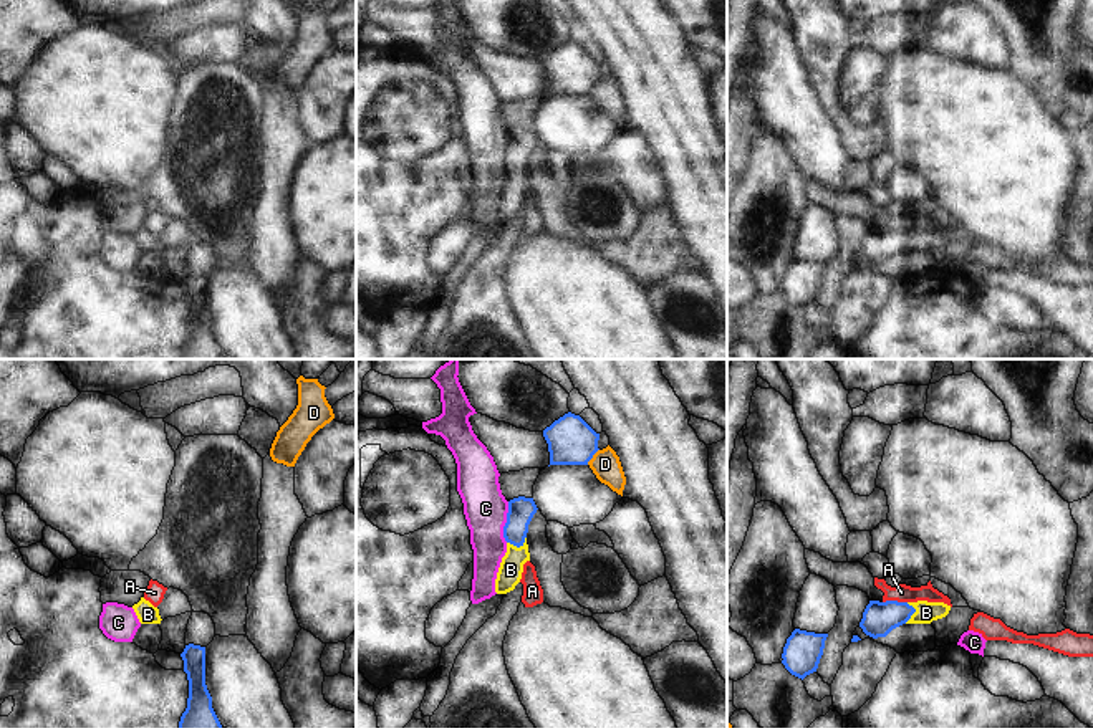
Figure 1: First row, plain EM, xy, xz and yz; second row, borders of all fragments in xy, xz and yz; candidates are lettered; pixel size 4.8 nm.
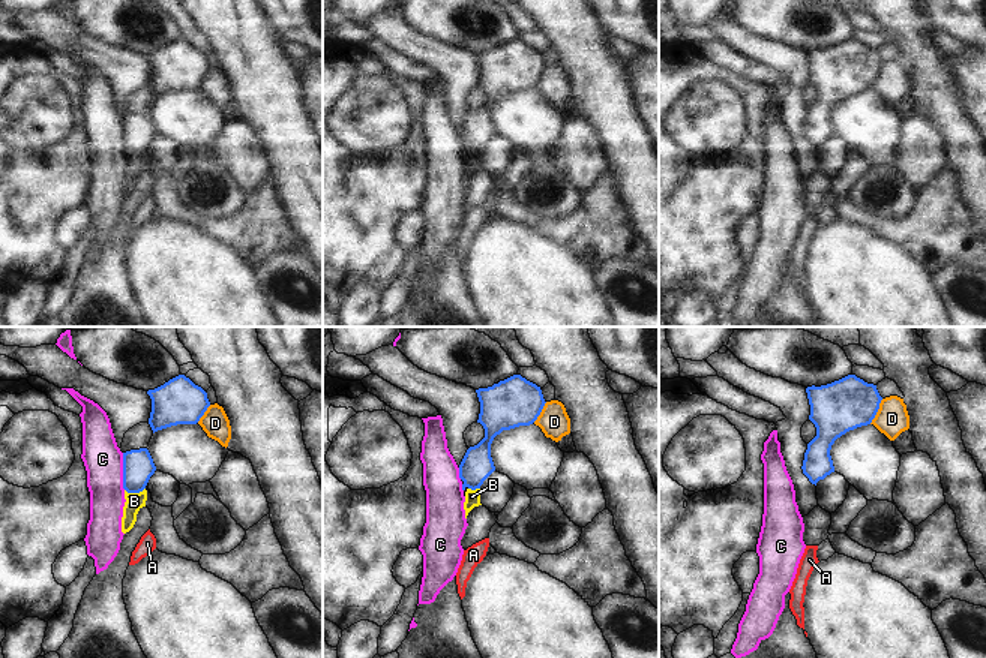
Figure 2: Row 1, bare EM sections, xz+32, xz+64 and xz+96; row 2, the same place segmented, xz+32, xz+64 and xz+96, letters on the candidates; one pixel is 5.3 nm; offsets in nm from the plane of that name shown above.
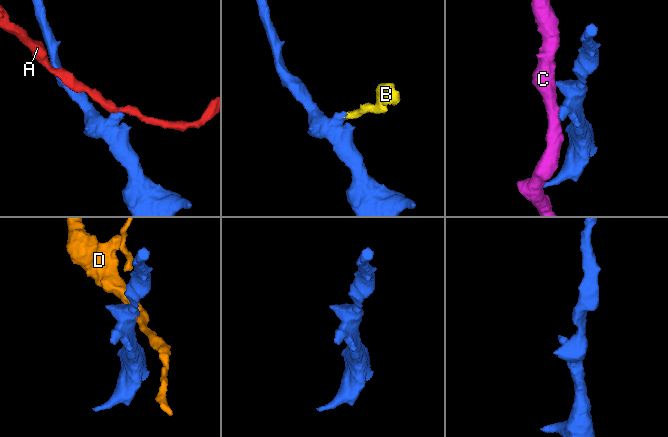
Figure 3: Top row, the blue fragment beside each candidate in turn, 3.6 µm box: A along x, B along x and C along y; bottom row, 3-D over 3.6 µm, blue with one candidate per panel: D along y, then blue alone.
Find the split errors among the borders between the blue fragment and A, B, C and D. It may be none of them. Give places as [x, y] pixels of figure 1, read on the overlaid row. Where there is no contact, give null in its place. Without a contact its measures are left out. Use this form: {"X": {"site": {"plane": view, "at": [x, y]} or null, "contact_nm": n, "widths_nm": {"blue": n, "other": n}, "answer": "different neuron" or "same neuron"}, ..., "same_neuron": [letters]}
{"A": {"site": {"plane": "yz", "at": [895, 601]}, "contact_nm": 120, "widths_nm": {"blue": 160, "other": 90}, "answer": "different neuron"}, "B": {"site": {"plane": "xz", "at": [517, 546]}, "contact_nm": 100, "widths_nm": {"blue": 130, "other": 120}, "answer": "same neuron"}, "C": {"site": {"plane": "xz", "at": [507, 522]}, "contact_nm": 200, "widths_nm": {"blue": 130, "other": 220}, "answer": "different neuron"}, "D": {"site": {"plane": "xz", "at": [592, 457]}, "contact_nm": 100, "widths_nm": {"blue": 220, "other": 140}, "answer": "different neuron"}, "same_neuron": ["B"]}

